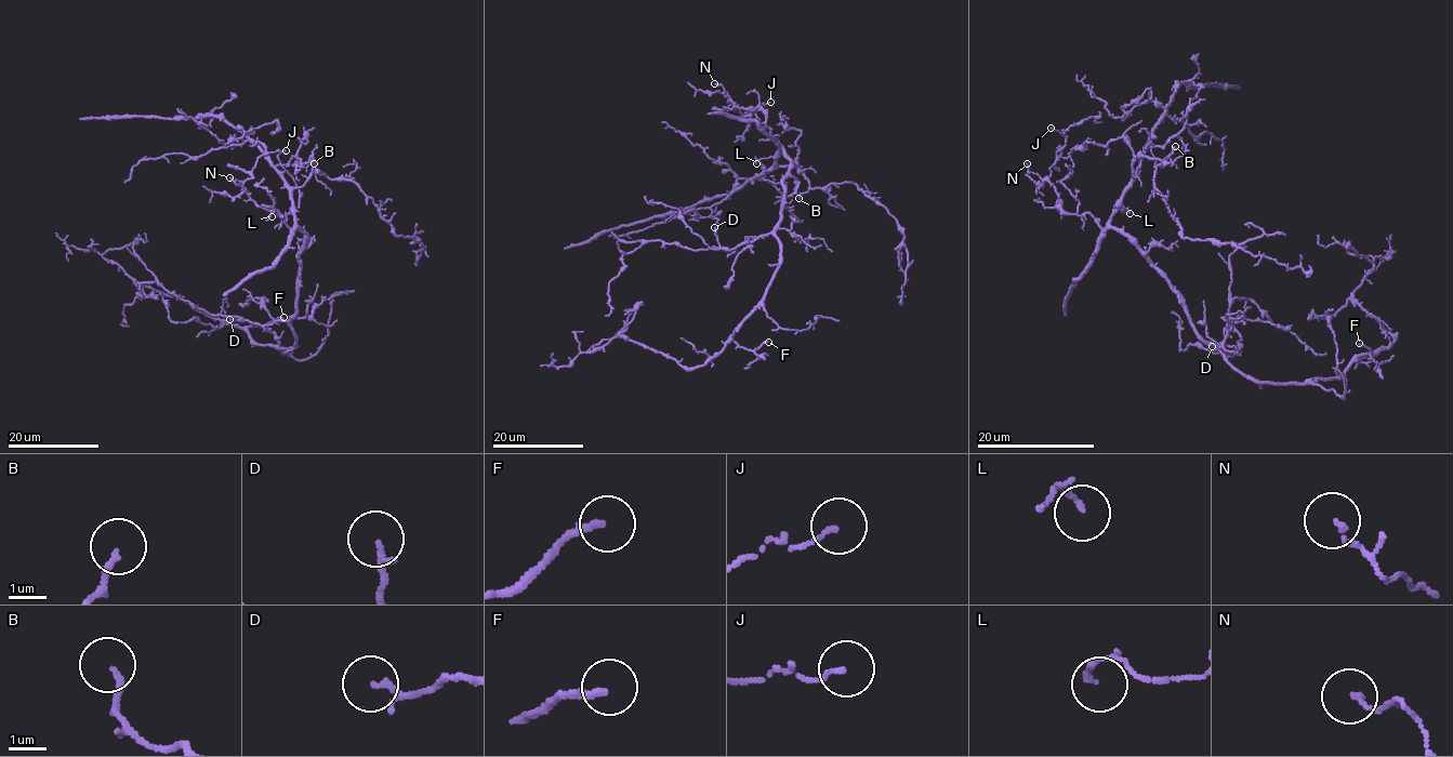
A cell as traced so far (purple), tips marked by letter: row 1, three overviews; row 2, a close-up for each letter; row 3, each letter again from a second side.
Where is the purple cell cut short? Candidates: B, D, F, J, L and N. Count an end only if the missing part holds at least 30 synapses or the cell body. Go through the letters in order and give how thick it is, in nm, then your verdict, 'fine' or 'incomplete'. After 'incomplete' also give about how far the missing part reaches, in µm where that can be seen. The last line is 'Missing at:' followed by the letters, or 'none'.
B: 170 nm | fine
D: 120 nm | fine
F: 200 nm | incomplete | 30 µm
J: 110 nm | fine
L: 140 nm | fine
N: 130 nm | fine
Missing at: F

